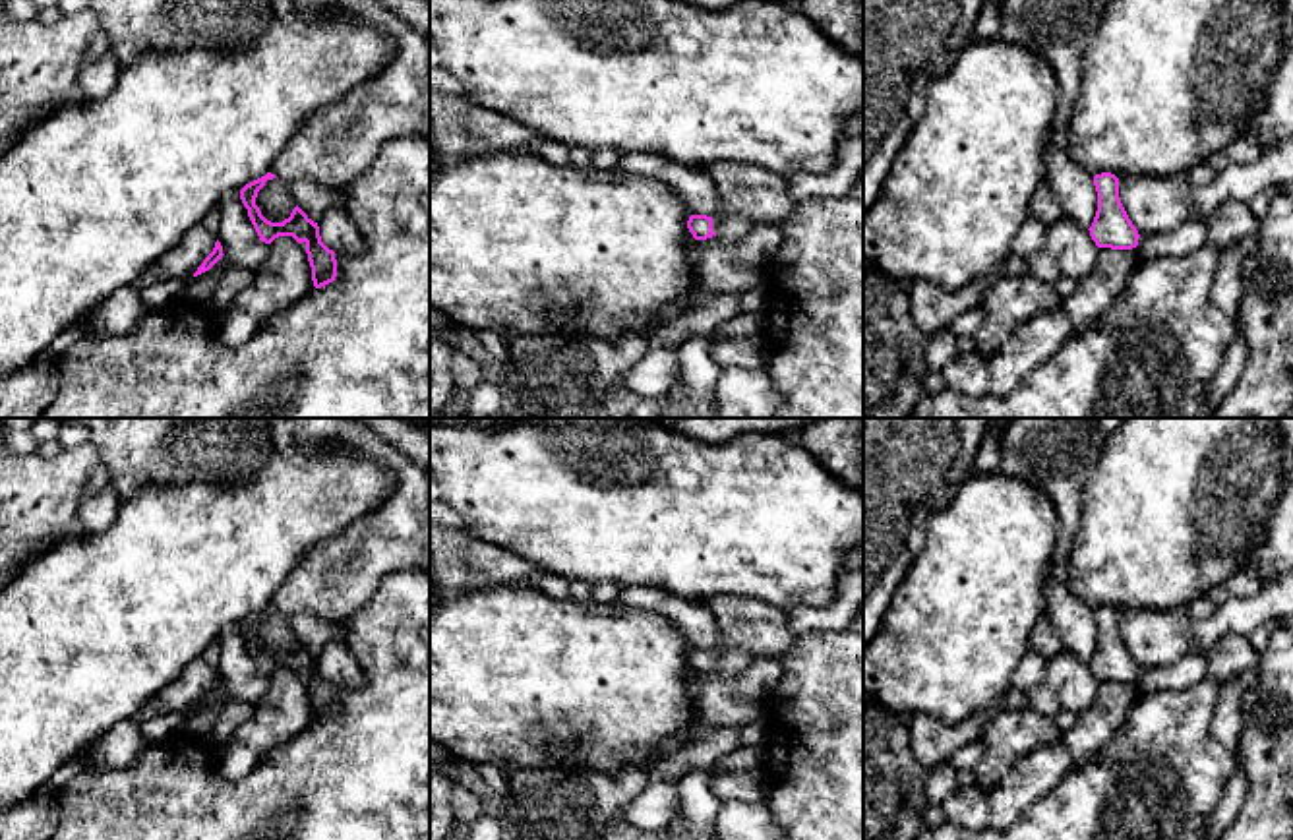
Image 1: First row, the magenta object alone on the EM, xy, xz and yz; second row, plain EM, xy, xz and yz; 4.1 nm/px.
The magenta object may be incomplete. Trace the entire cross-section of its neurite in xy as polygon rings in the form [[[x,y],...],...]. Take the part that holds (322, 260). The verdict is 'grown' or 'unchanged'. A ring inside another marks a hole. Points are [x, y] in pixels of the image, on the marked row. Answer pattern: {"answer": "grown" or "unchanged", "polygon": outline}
{"answer": "grown", "polygon": [[[271,0],[273,14],[281,19],[327,6],[341,6],[383,29],[391,37],[391,56],[374,77],[314,110],[277,155],[271,170],[240,190],[261,242],[292,236],[306,244],[316,288],[335,281],[335,252],[321,242],[317,223],[298,205],[283,223],[267,221],[256,205],[257,192],[273,178],[286,184],[308,178],[325,190],[343,192],[387,141],[430,132],[430,39],[379,0]]]}

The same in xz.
{"answer": "grown", "polygon": [[[718,161],[705,170],[716,184],[720,209],[714,217],[689,217],[687,228],[695,240],[716,236],[722,223],[736,215],[747,217],[753,226],[780,228],[796,207],[796,199],[788,194],[788,178],[776,172],[734,161]]]}

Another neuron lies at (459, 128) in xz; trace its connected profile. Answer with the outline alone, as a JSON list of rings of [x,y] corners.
[[[430,89],[430,147],[451,161],[532,147],[532,128],[461,95]]]

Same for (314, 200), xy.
[[[302,178],[290,184],[294,192],[298,192],[298,207],[312,219],[314,223],[319,223],[321,217],[331,207],[345,209],[345,195],[343,192],[331,192],[319,186],[314,180]]]

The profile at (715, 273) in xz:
[[[736,215],[722,223],[716,236],[687,244],[693,288],[672,310],[672,317],[705,308],[718,296],[747,292],[763,285],[761,269],[732,261],[732,250],[753,228],[747,217]]]

